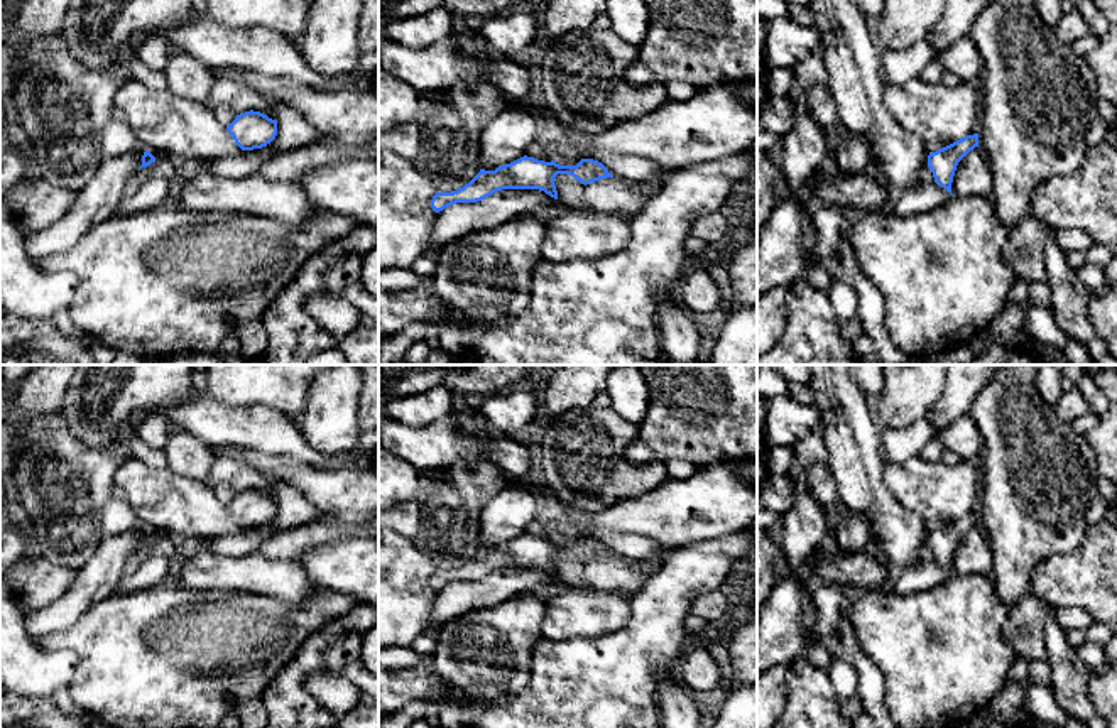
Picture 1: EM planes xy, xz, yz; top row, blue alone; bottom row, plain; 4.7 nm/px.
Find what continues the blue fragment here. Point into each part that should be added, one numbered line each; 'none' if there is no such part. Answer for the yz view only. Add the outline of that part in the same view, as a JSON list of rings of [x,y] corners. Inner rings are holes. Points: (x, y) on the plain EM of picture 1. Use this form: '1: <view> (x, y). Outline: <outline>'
none

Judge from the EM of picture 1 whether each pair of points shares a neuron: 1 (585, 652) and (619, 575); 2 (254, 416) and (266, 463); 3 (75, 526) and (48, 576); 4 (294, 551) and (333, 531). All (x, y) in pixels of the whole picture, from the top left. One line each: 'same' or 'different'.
1: different
2: different
3: different
4: same

